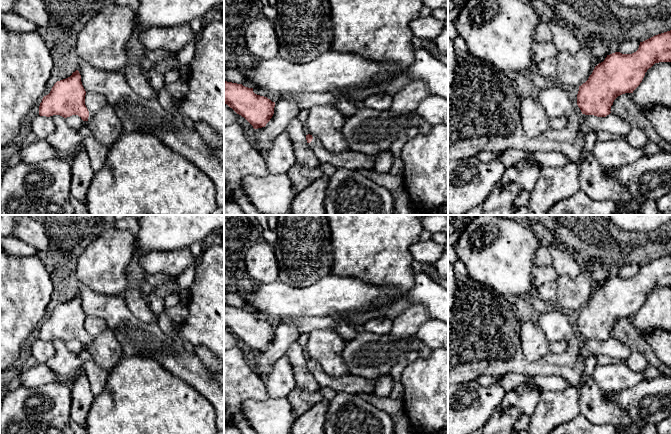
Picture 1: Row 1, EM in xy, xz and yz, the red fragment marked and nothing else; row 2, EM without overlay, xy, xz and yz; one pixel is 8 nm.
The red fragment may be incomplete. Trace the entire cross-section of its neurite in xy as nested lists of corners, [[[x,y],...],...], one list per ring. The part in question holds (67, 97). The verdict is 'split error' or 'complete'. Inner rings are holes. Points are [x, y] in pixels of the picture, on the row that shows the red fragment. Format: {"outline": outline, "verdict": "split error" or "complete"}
{"outline": [[[76,70],[70,77],[57,81],[50,93],[43,97],[39,115],[46,117],[60,115],[64,118],[78,115],[87,125],[93,114],[85,105],[85,95],[81,75]]], "verdict": "split error"}

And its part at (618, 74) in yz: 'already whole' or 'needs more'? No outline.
already whole

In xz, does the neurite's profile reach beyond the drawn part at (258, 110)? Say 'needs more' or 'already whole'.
already whole

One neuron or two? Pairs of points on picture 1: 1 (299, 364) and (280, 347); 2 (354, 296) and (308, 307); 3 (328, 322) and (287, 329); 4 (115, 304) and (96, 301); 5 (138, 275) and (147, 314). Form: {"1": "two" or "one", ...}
{"1": "two", "2": "one", "3": "two", "4": "one", "5": "one"}

